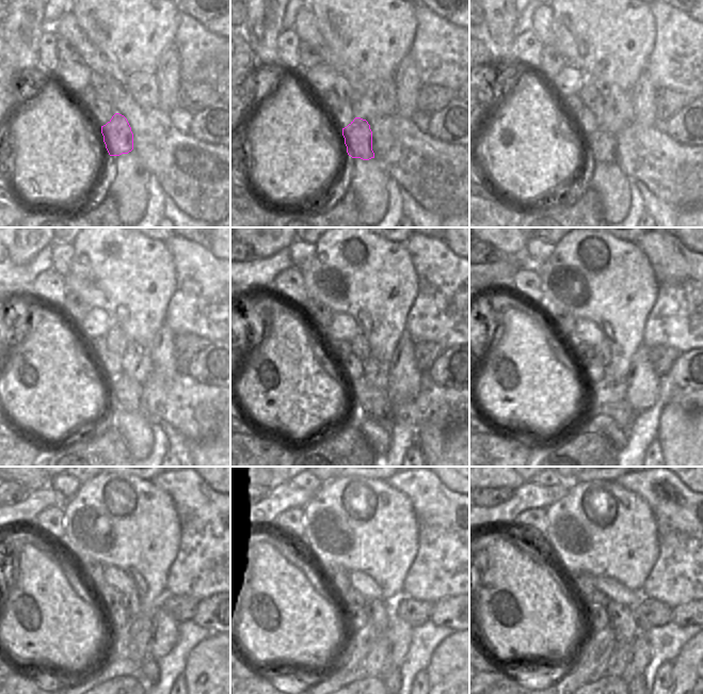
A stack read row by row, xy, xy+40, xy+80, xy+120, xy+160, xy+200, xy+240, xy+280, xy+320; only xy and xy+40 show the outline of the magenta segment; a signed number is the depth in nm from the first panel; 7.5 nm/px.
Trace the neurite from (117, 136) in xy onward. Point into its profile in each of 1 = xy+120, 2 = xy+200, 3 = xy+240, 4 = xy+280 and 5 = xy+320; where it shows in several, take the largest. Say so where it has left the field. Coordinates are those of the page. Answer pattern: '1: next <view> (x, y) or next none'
1: next xy+120 (126, 392)
2: next xy+200 (623, 412)
3: next xy+240 (149, 668)
4: next xy+280 (392, 678)
5: next xy+320 (637, 683)

